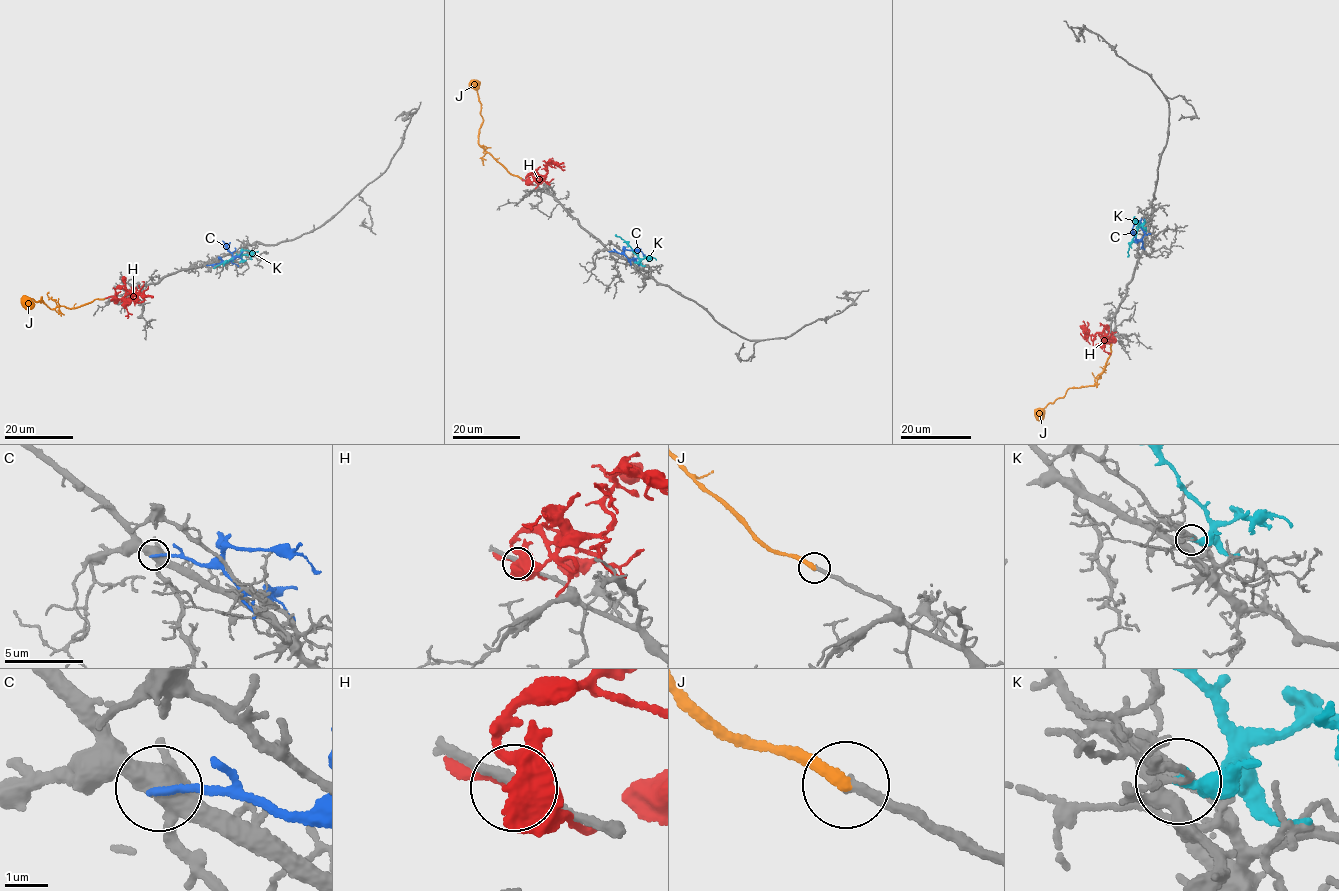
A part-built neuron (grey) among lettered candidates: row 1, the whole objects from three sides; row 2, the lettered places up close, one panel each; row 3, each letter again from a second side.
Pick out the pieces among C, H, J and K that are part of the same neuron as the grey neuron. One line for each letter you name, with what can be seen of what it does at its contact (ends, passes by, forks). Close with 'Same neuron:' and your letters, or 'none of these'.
J: it ends
Same neuron: J

